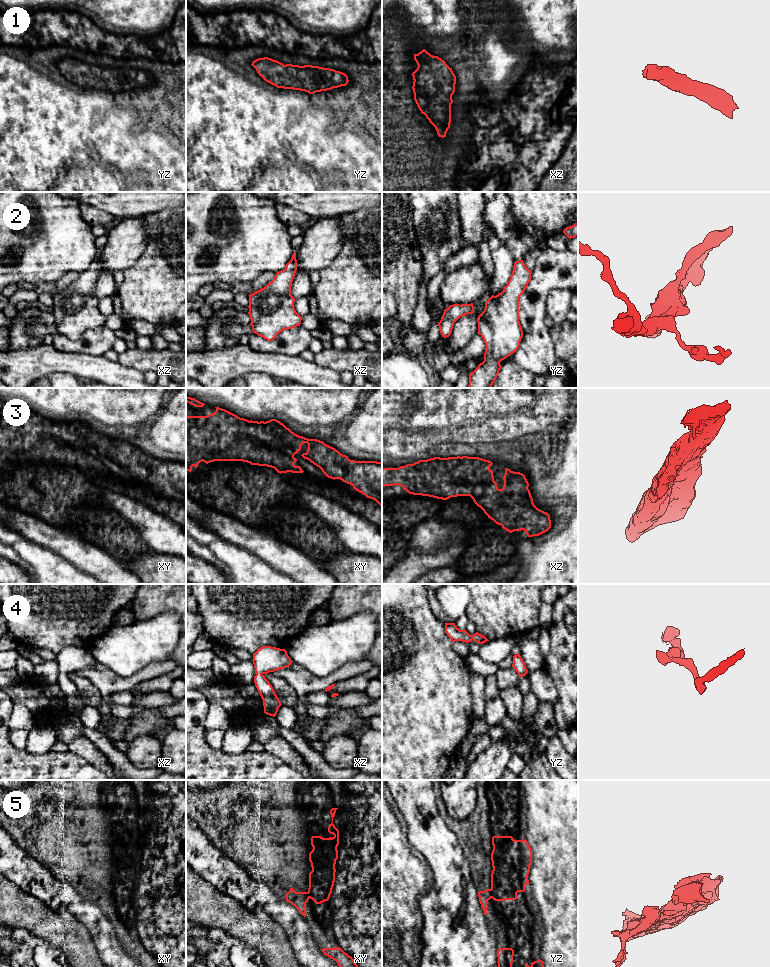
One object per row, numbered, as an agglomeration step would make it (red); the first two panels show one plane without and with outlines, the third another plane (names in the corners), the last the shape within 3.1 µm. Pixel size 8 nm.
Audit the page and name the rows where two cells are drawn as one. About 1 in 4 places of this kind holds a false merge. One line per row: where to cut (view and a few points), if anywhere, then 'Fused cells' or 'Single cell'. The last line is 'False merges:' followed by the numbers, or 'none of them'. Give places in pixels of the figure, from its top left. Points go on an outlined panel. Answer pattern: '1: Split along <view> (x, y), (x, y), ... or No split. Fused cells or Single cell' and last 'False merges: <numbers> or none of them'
1: No split. Single cell
2: No split. Single cell
3: Split along xz (424, 460), (435, 469), (456, 475), (445, 499). Fused cells
4: No split. Single cell
5: No split. Single cell
False merges: 3

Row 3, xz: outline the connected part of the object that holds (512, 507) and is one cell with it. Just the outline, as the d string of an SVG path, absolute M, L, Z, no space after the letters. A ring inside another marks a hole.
M468 456L434 457L425 460L425 464L457 475L454 484L446 481L451 494L445 500L470 496L488 518L506 531L524 530L528 537L533 537L551 528L550 515L534 505L524 474L505 468L504 486L499 489L490 469L493 463L489 460Z

